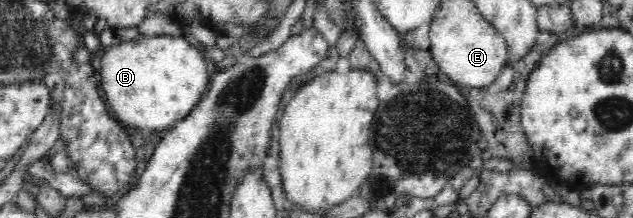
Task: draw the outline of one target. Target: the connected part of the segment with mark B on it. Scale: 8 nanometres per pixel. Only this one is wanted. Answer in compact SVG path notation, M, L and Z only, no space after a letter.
M140 34L138 39L111 46L105 51L101 58L102 83L100 85L106 93L107 103L110 103L116 119L122 121L122 125L130 131L139 127L164 129L184 119L192 109L195 109L211 81L207 69L208 64L203 58L204 50L200 49L192 38L185 35L144 36Z

